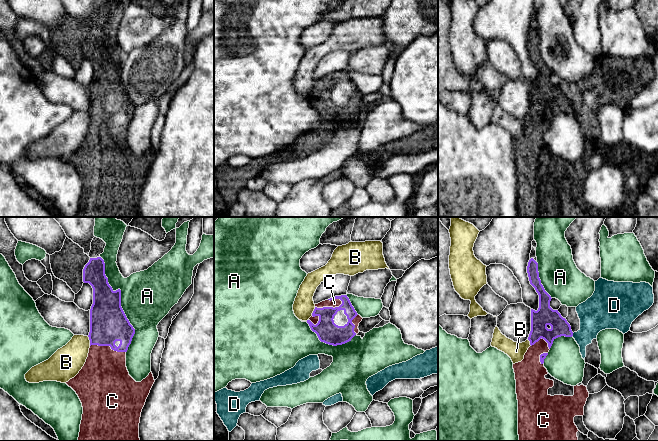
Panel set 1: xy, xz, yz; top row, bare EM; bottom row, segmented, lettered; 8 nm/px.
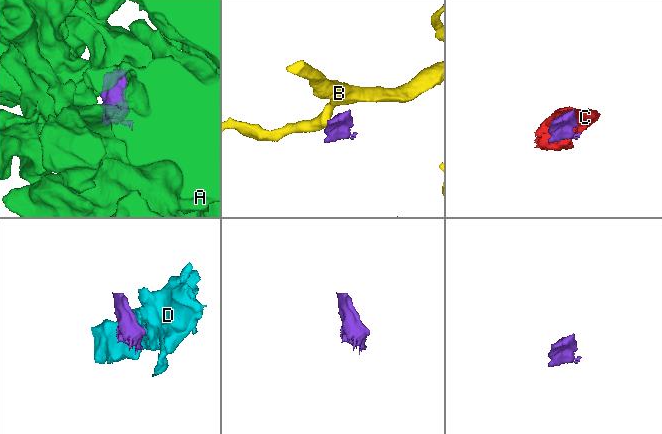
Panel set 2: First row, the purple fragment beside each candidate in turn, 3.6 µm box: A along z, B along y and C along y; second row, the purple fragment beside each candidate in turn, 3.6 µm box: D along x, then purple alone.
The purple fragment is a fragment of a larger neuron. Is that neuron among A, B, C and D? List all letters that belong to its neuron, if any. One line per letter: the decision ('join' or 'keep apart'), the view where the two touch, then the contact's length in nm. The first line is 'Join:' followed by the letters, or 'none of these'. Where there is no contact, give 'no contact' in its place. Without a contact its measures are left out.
Join: C
A: keep apart; meets purple in xy; contact 800 nm long
B: keep apart; meets purple in xy; contact 80 nm long
C: join; meets purple in xz; contact 220 nm long
D: keep apart; meets purple in yz; contact 40 nm long

